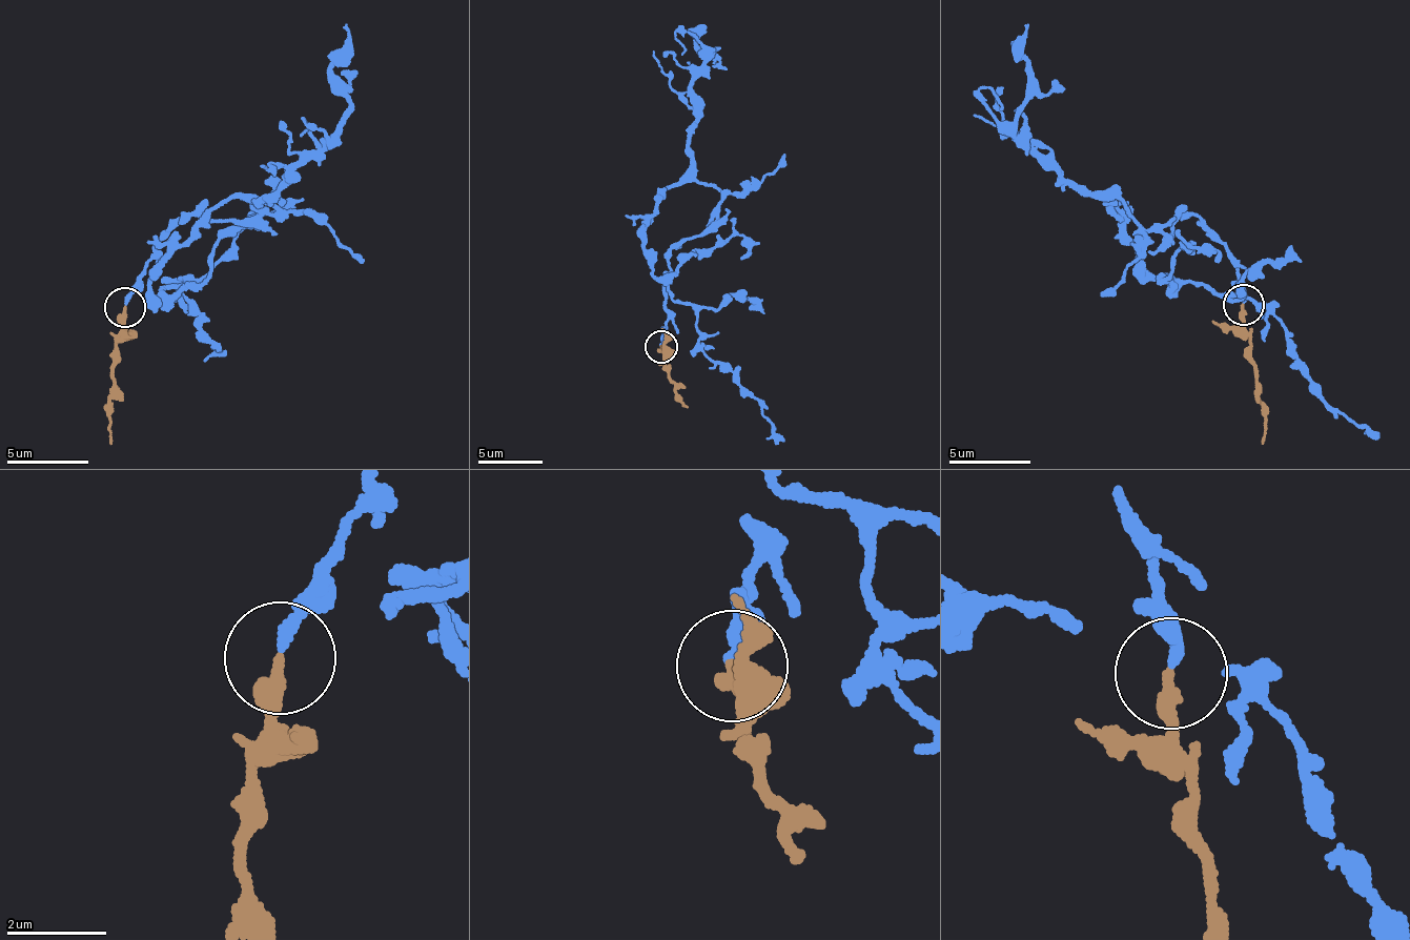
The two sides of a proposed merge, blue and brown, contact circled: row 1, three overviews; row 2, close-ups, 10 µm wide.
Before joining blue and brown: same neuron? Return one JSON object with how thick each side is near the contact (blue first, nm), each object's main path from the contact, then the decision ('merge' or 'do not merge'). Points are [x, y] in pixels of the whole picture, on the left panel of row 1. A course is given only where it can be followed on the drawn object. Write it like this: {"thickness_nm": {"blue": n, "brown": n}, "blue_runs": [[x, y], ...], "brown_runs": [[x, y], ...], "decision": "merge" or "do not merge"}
{"thickness_nm": {"blue": 200, "brown": 320}, "blue_runs": [[124, 307], [184, 213], [249, 225], [225, 232], [201, 282], [159, 291], [181, 276], [199, 334], [226, 350]], "brown_runs": [[124, 307], [124, 336], [111, 370], [109, 443]], "decision": "merge"}

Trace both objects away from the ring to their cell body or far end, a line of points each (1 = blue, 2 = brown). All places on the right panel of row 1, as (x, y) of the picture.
1: (1242, 304), (1232, 253), (1194, 216), (1172, 226), (1189, 252), (1165, 279), (1253, 298), (1309, 385), (1381, 436)
2: (1242, 304), (1242, 334), (1255, 368), (1263, 443)

